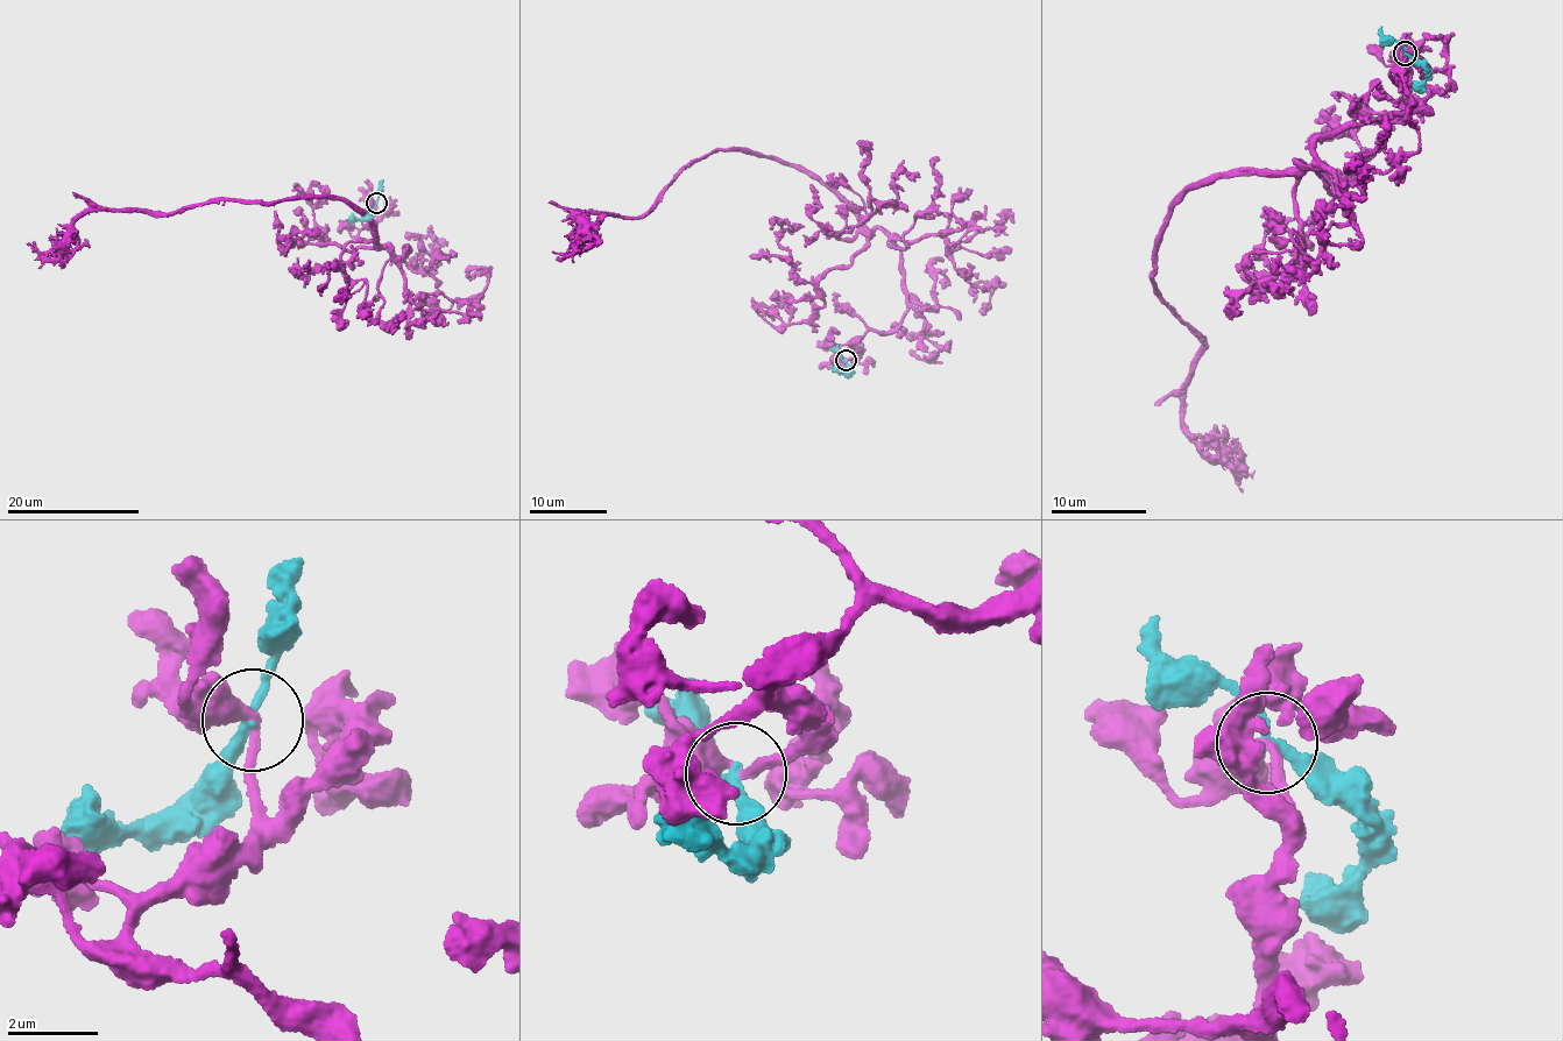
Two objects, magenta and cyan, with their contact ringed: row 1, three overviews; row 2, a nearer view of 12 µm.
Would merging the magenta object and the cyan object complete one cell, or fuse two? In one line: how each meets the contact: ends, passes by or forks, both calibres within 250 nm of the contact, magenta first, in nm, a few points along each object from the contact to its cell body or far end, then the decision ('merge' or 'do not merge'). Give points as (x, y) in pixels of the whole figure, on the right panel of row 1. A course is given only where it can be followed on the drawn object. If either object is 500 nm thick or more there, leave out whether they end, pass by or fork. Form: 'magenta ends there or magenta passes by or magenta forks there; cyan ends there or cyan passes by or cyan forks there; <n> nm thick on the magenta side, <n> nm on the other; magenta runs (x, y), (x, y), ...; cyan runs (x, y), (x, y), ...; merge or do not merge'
magenta passes by; cyan passes by; 300 nm thick on the magenta side, 200 nm on the other; magenta runs (1405, 54), (1405, 114), (1168, 211), (1148, 274), (1203, 344), (1183, 420), (1231, 473); cyan runs (1405, 54), (1421, 64), (1424, 77), (1417, 86), (1419, 93); do not merge

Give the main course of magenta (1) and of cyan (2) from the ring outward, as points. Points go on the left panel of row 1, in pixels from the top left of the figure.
1: (375, 203), (359, 236), (403, 260), (318, 195), (100, 206), (56, 249), (26, 245)
2: (375, 203), (369, 213), (347, 220)

